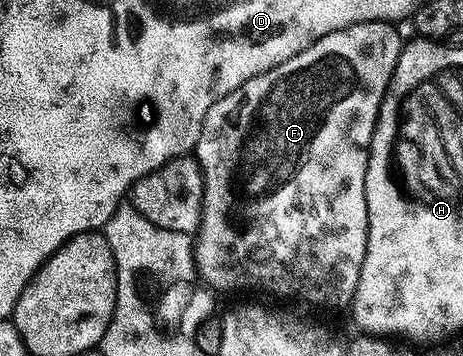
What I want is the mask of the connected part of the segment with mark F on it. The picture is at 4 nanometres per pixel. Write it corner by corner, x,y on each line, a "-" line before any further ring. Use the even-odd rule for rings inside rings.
381,21
354,23
345,29
337,29
337,33
321,37
316,43
309,45
309,49
297,53
297,57
289,57
289,61
245,81
236,91
221,97
221,101
217,101
209,109
209,113
205,113
205,121
201,125
193,152
193,158
203,175
203,210
199,214
199,226
193,235
193,256
198,278
212,292
264,291
267,295
296,295
315,307
350,308
367,252
367,150
371,147
381,101
403,51
405,39
404,36
399,36
399,29
394,23

